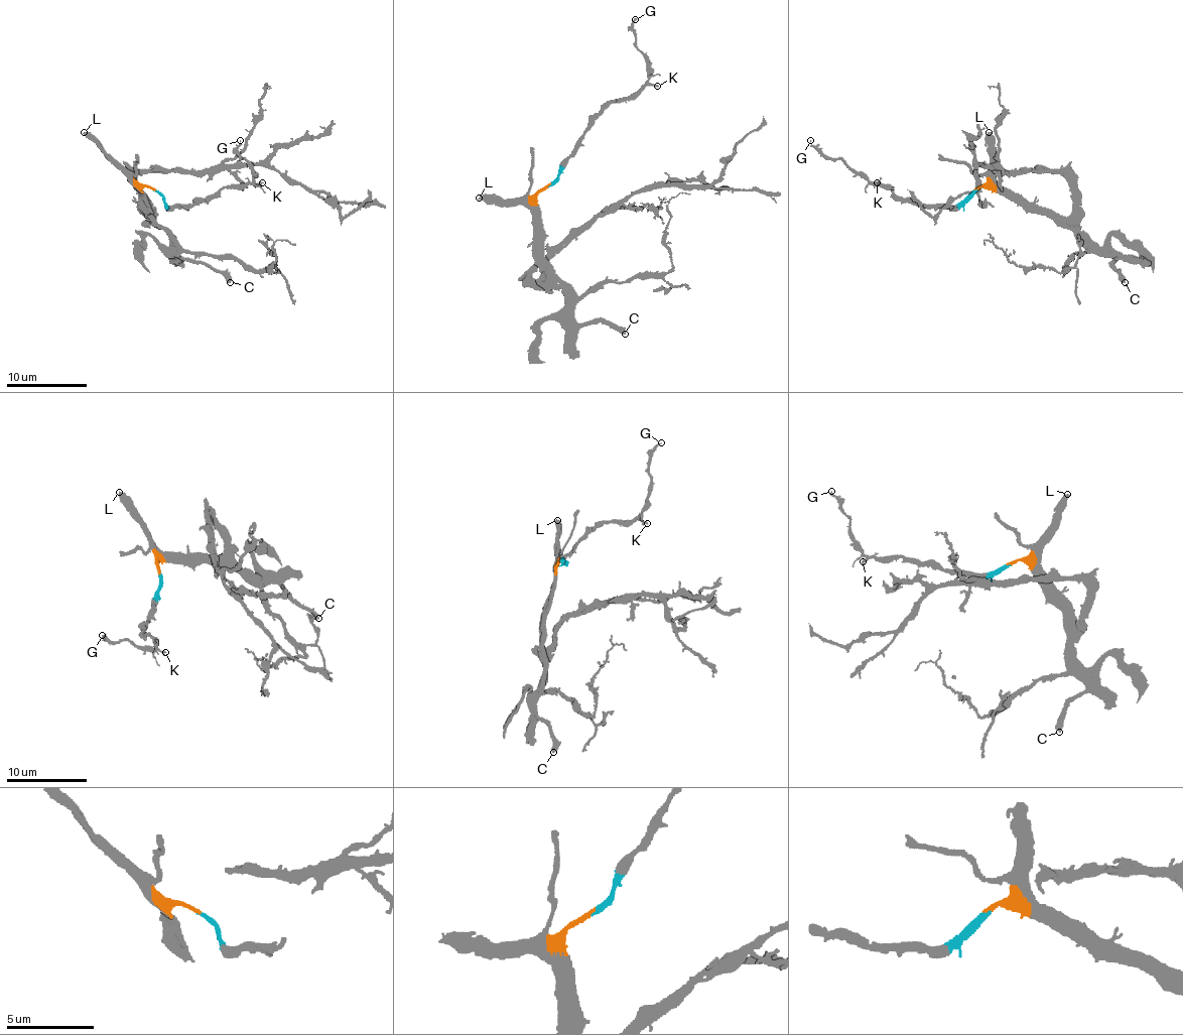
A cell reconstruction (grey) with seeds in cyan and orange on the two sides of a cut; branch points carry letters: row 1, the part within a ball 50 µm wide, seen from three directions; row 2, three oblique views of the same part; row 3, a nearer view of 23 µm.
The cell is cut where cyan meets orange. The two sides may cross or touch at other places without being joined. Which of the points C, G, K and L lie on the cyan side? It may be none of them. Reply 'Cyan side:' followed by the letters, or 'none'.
Cyan side: G, K

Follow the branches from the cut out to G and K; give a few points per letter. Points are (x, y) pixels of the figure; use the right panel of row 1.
G: (977, 189), (953, 206), (917, 206), (903, 202), (891, 187), (873, 183), (836, 157), (826, 157), (810, 139)
K: (977, 189), (953, 206), (917, 206), (903, 202), (891, 187), (883, 187), (877, 181)

